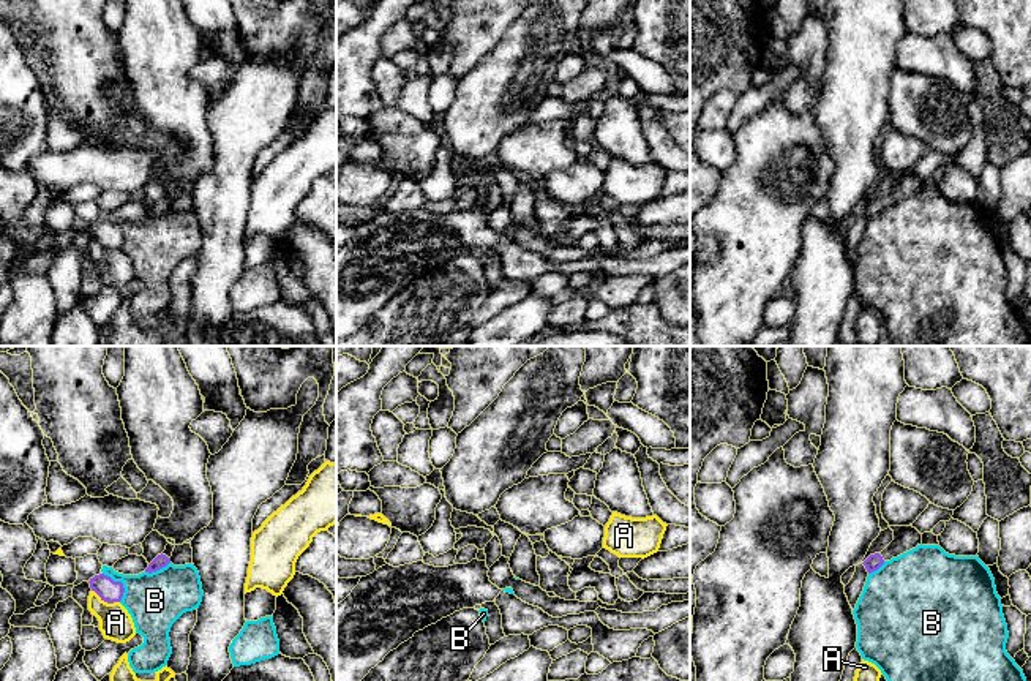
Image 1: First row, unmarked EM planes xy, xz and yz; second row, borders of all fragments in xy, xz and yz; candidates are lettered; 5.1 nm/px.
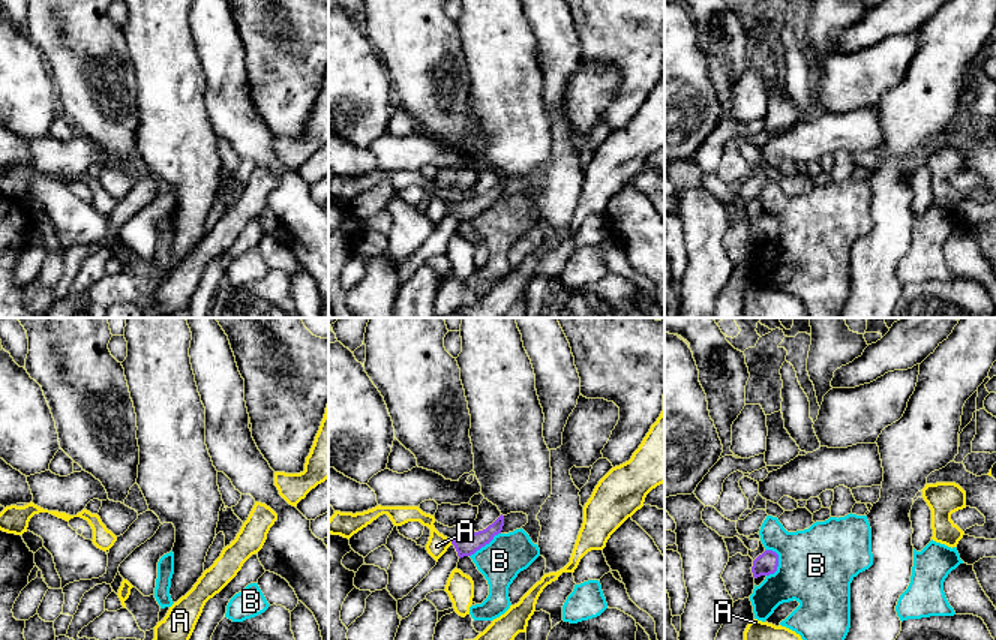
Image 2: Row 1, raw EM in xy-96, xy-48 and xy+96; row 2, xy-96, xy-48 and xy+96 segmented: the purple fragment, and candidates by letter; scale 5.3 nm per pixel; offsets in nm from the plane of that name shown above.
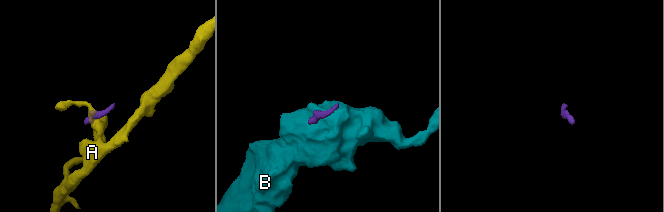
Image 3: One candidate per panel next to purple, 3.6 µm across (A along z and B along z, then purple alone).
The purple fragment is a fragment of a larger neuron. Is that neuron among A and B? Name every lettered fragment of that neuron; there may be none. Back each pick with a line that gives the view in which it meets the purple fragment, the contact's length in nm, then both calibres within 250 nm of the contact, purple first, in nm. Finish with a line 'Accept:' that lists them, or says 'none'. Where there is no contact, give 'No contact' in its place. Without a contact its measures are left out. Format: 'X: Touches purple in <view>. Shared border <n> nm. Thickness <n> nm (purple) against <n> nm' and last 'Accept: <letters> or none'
Accept: none

